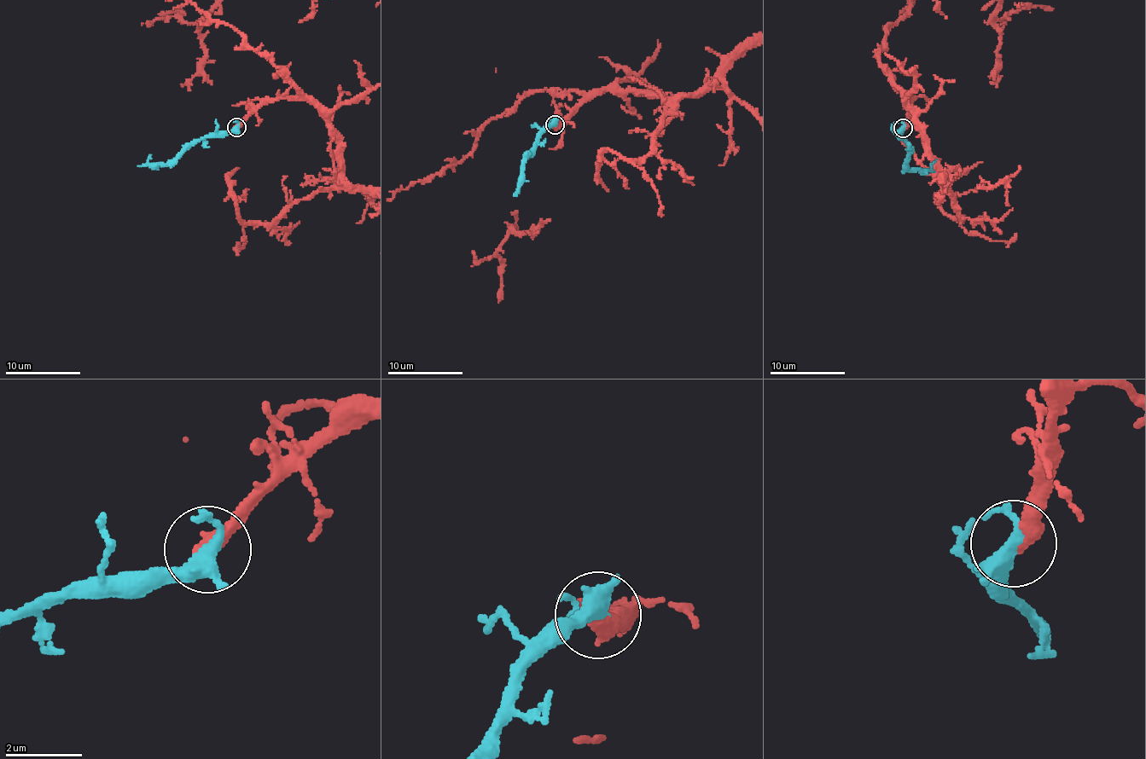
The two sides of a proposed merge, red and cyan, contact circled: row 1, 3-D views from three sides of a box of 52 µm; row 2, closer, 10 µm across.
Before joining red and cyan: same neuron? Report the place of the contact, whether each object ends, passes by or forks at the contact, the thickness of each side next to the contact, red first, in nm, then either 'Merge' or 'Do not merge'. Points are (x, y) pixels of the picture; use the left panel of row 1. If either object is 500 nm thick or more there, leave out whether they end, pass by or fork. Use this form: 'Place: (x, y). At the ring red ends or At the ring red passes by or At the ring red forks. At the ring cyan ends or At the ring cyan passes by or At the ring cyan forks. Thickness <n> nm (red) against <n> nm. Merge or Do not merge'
Place: (236, 127). At the ring red ends. At the ring cyan forks. Thickness 460 nm (red) against 320 nm. Merge

